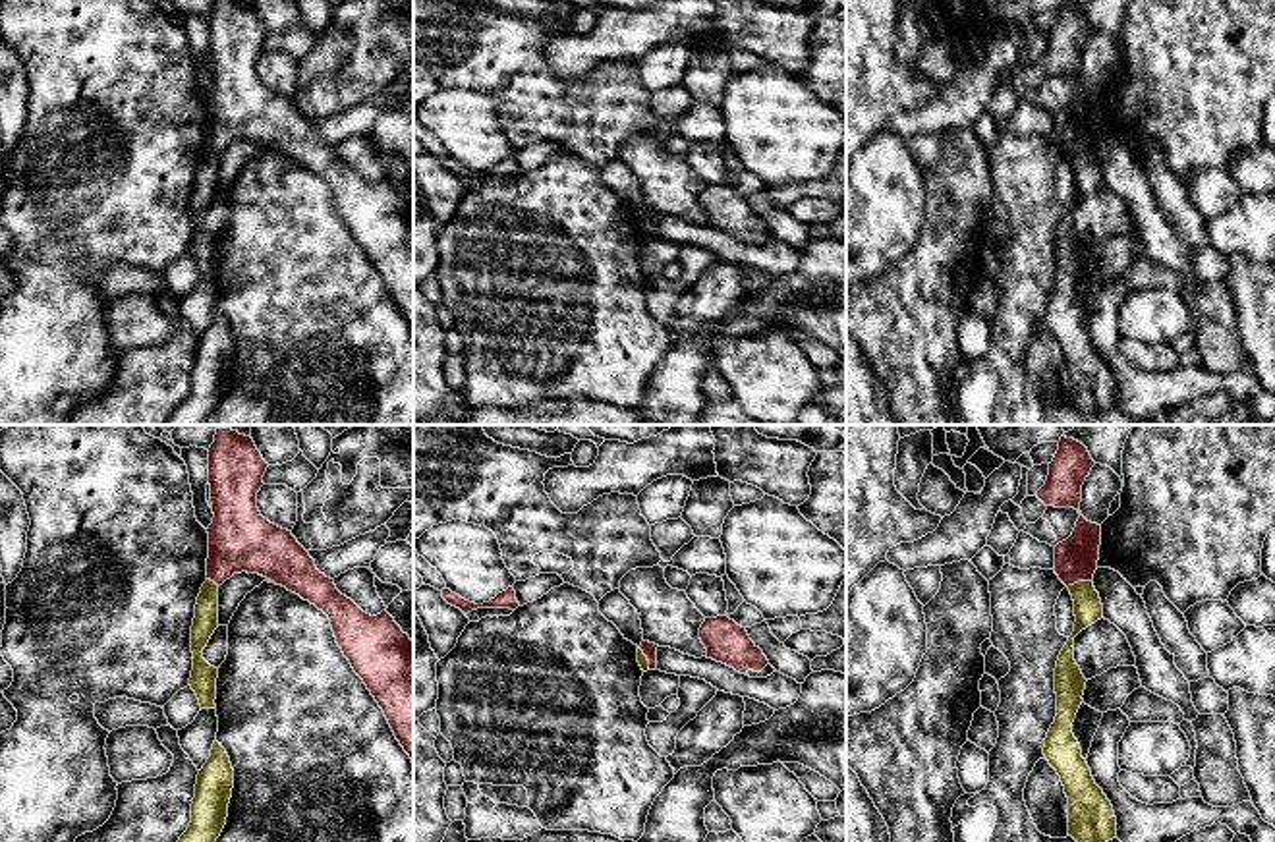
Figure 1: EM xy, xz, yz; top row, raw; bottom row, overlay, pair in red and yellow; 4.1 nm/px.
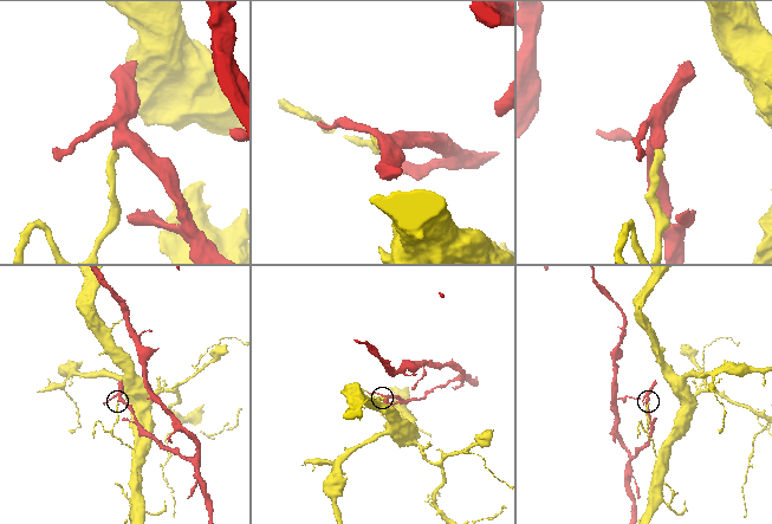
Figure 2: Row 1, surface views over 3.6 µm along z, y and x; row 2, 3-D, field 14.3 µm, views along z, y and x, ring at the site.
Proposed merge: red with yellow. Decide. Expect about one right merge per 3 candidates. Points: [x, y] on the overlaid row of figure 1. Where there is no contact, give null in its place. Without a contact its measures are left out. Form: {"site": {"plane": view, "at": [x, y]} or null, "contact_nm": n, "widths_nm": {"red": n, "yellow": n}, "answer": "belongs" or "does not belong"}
{"site": {"plane": "yz", "at": [1078, 580]}, "contact_nm": 110, "widths_nm": {"red": 180, "yellow": 120}, "answer": "does not belong"}

